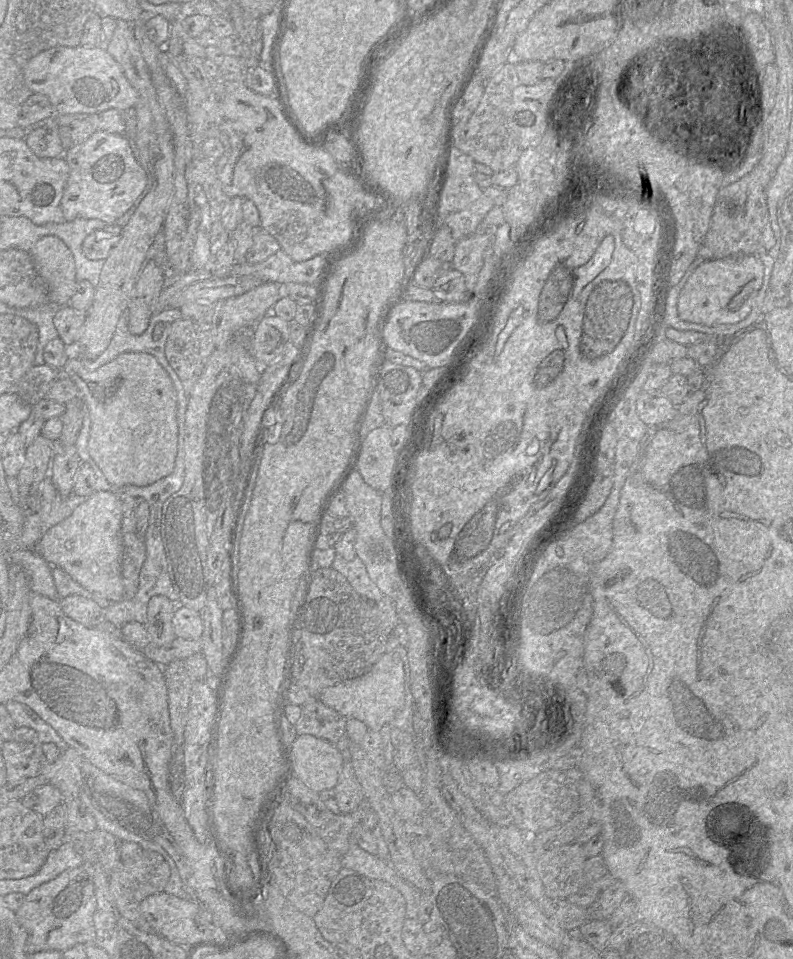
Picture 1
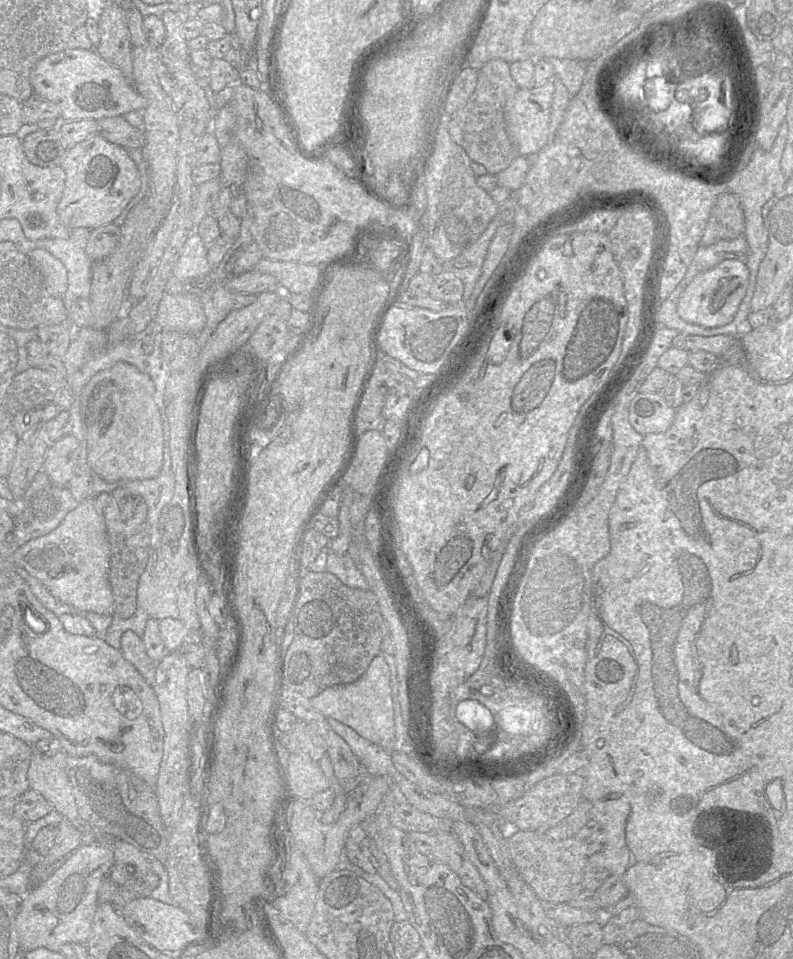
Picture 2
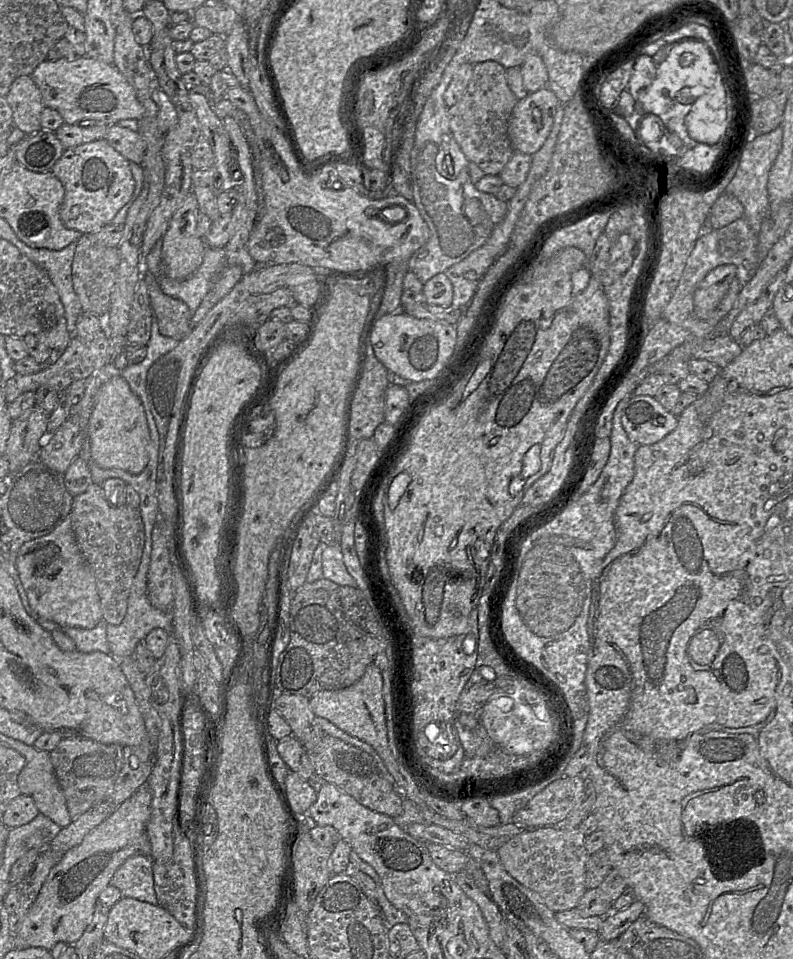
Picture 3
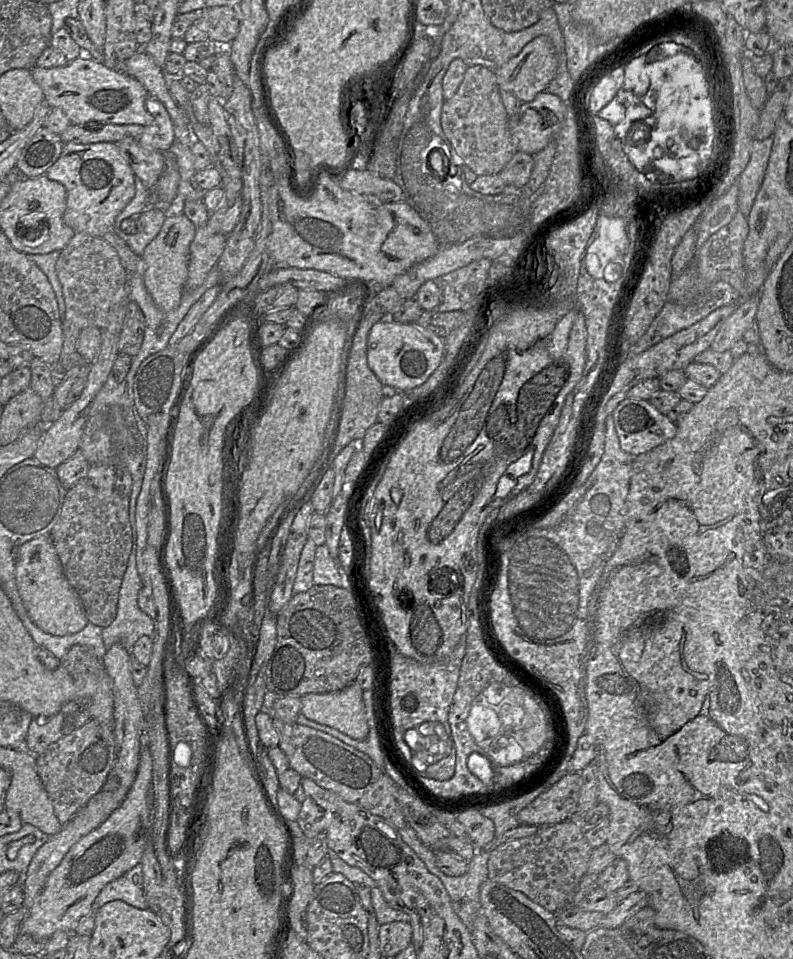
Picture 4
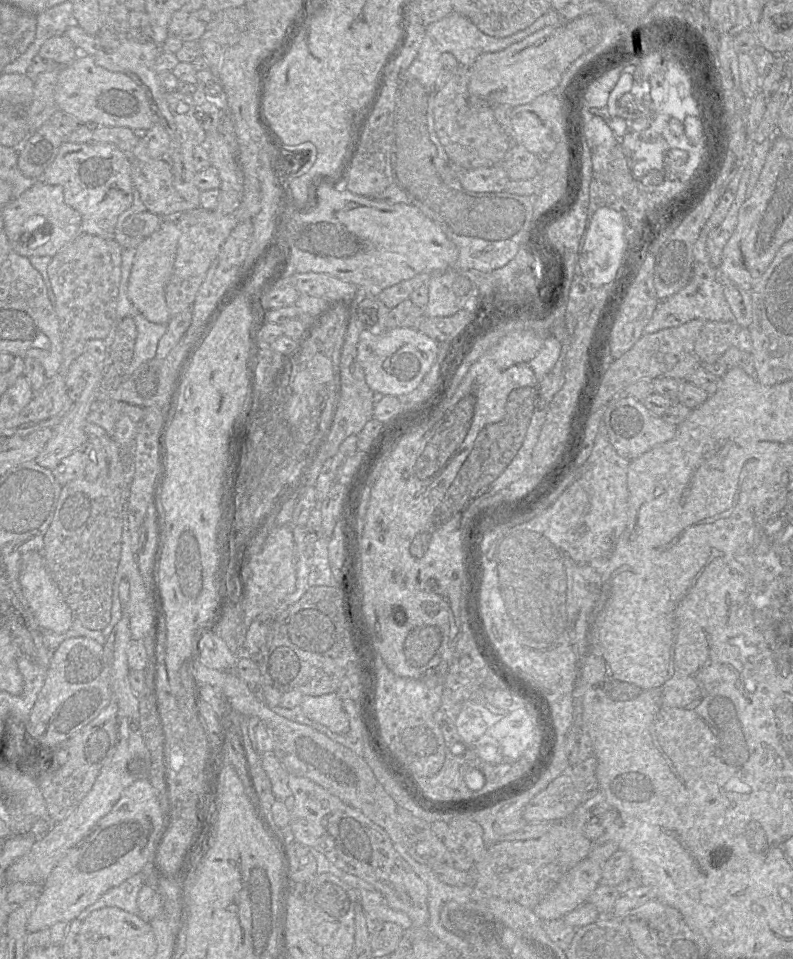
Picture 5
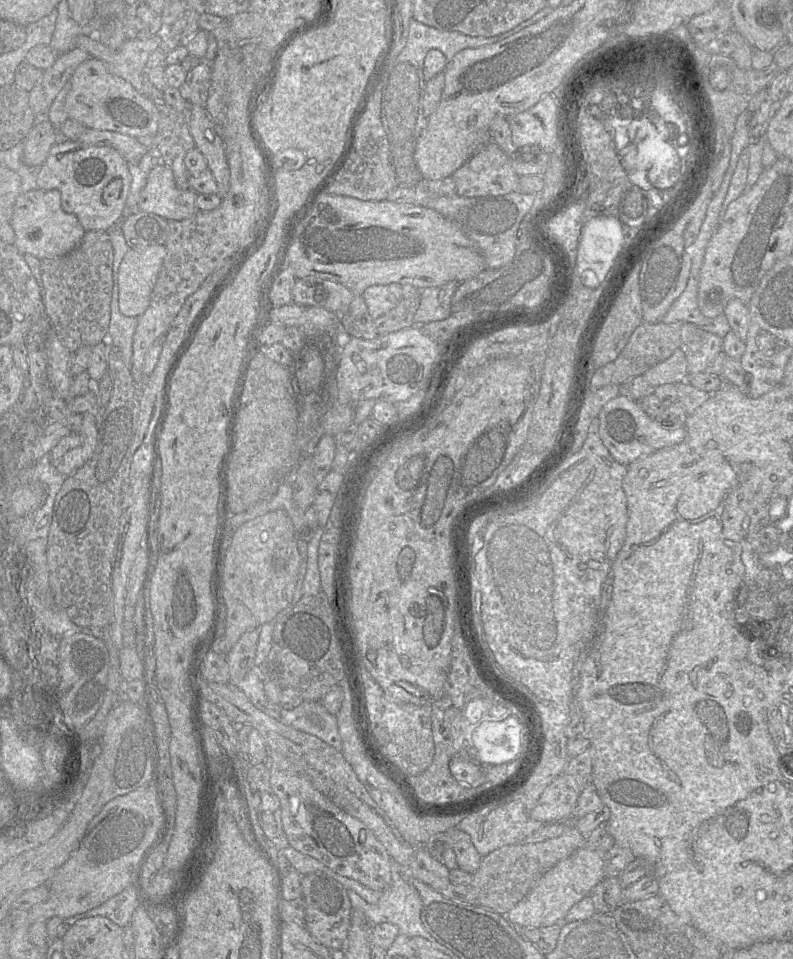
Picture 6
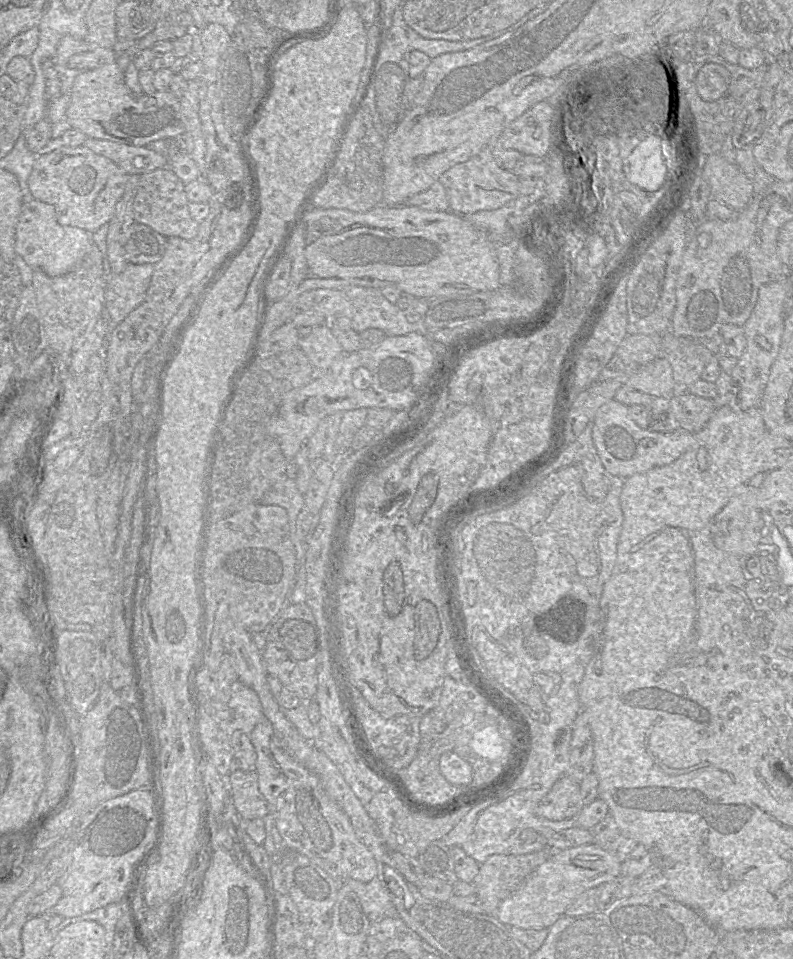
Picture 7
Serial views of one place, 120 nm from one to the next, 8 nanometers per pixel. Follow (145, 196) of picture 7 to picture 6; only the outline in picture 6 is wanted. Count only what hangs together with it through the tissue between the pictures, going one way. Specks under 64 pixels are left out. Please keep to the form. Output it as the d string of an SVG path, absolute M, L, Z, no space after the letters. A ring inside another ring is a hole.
M158 163L150 171L140 192L137 208L167 221L181 221L191 218L198 211L195 205L197 195L191 189L179 189L173 171L165 164Z

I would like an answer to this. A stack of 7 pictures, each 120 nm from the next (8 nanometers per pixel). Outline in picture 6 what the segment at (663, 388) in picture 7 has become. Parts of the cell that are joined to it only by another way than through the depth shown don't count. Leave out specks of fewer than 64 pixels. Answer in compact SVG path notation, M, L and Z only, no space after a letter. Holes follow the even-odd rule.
M681 349L675 350L669 358L648 369L643 376L653 387L686 381L689 373L684 352Z

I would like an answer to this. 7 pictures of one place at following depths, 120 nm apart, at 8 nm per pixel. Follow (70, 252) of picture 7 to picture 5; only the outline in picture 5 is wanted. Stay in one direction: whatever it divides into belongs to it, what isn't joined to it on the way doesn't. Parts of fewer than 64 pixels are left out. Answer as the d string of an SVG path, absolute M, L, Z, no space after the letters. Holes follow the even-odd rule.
M38 180L33 186L21 194L18 198L13 198L2 209L3 225L8 241L12 249L24 257L55 256L62 248L76 240L83 234L82 218L78 211L68 206L64 201L64 189L59 185L49 185L42 180ZM45 228L50 229L50 239L46 243L36 243L34 236L40 234Z

